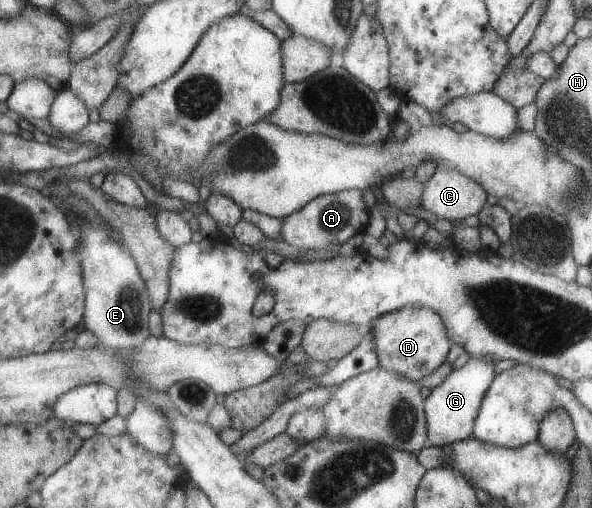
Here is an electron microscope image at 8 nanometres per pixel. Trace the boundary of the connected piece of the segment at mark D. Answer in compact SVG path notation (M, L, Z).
M422 306L402 307L387 312L375 319L367 329L373 334L379 366L417 383L447 362L453 343L442 317L432 308Z

